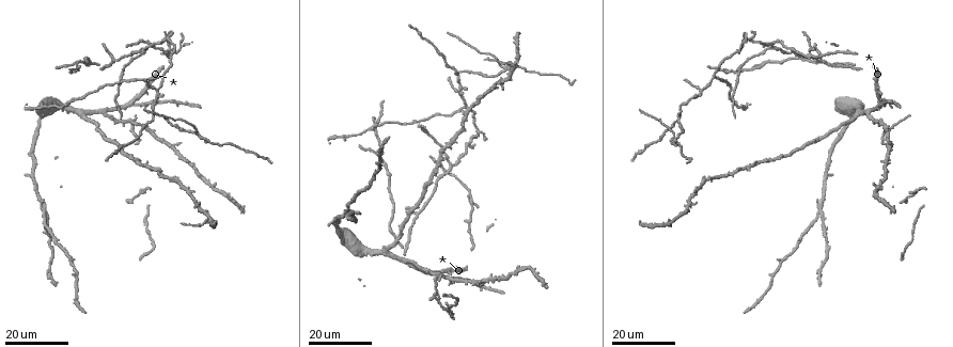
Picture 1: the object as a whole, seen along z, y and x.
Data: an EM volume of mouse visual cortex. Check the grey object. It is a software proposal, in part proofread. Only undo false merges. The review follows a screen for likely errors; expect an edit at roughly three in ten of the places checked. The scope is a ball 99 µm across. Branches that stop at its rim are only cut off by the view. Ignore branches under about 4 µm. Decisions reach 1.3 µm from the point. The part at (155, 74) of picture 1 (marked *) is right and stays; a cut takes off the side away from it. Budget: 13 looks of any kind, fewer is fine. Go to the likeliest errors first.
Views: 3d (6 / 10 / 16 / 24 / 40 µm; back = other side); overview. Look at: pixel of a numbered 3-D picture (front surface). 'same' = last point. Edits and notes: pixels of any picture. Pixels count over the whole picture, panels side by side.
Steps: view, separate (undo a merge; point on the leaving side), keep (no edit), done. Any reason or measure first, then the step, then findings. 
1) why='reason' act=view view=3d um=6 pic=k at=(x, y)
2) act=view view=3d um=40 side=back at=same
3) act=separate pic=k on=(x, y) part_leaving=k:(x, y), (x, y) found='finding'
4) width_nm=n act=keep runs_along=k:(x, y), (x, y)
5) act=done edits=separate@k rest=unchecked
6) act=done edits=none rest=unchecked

why='branch point' act=view view=3d um=24 pic=1 at=(701, 94)

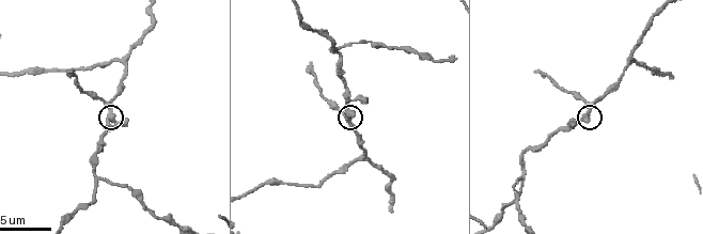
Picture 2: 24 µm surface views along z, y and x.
act=view view=3d um=10 pic=2 at=(110, 107)

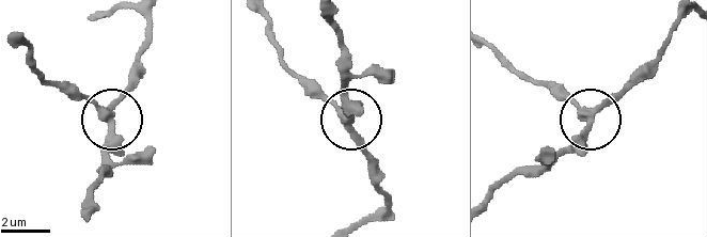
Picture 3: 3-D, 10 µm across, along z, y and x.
act=keep found='one neuron here'

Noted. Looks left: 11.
why='thin arm on a thick one' act=view view=3d um=16 pic=1 at=(512, 66)

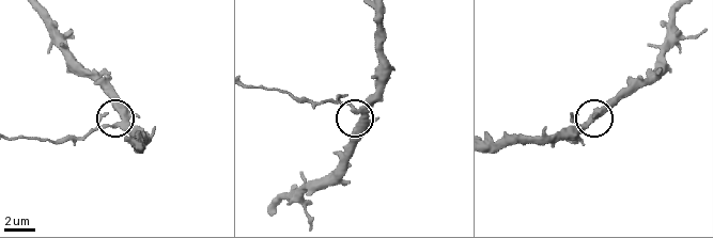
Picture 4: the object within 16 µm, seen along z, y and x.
act=view view=3d um=10 pic=4 at=(120, 126)

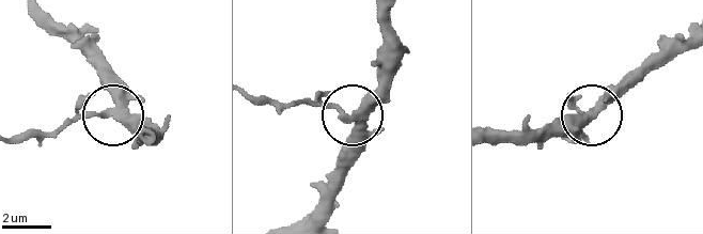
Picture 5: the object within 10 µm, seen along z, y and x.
width_nm=340 act=keep runs_along=5:(308, 216), (347, 142), (350, 118), (298, 99) found='all the same neuron'

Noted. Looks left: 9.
why='branch point' act=view view=3d um=16 pic=1 at=(478, 132)

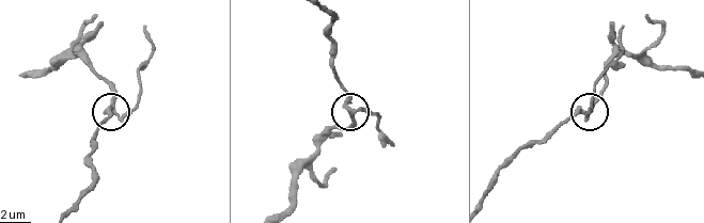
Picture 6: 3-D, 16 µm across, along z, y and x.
why='closer look' act=view view=3d um=10 pic=6 at=(349, 108)

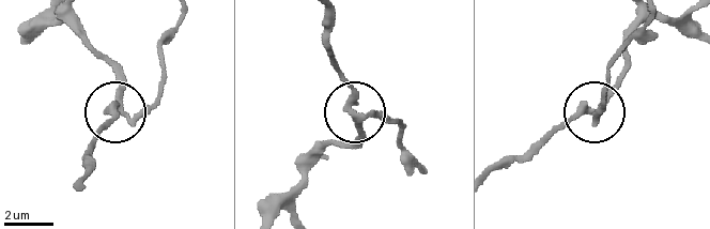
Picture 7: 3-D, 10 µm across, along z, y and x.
act=separate pic=7 on=(158, 98) part_leaving=7:(136, 119), (158, 90), (160, 47), (183, 11) found='a second neuron is stuck on'

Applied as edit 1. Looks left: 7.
act=view view=overview

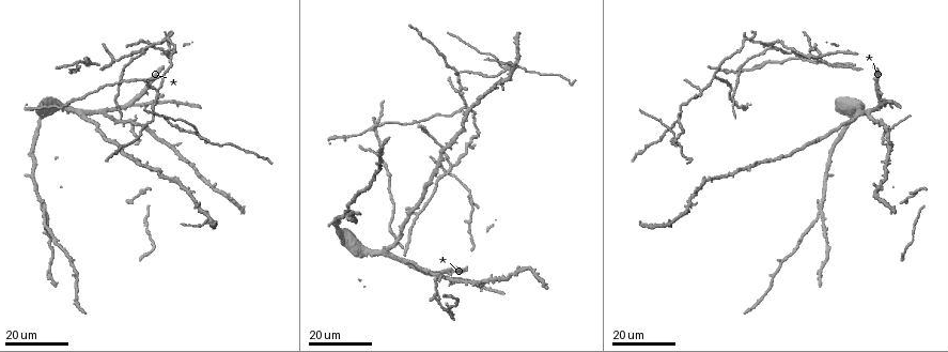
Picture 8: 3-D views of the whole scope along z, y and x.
why='a fork' act=view view=3d um=16 pic=8 at=(809, 47)

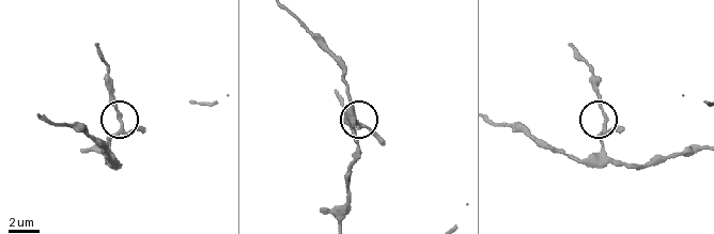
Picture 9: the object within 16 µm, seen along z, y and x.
act=view view=3d um=10 pic=9 at=(604, 131)

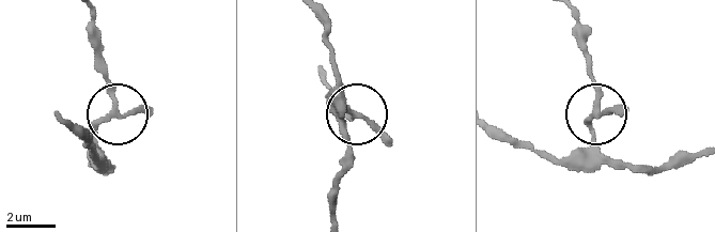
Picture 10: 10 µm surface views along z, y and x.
arms=3 act=keep runs_along=10:(696, 152), (659, 165), (610, 158), (592, 134), (592, 56) found='one neuron here'

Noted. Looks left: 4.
why='branch point' act=view view=3d um=6 pic=2 at=(101, 179)

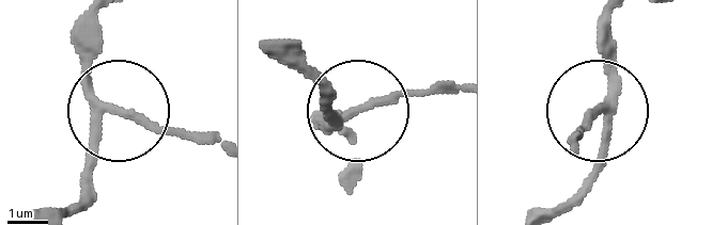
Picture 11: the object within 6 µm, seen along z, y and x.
width_nm=200 act=keep found='one neuron here'

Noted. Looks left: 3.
why='small branch off a trunk' act=view view=3d um=16 pic=8 at=(149, 45)

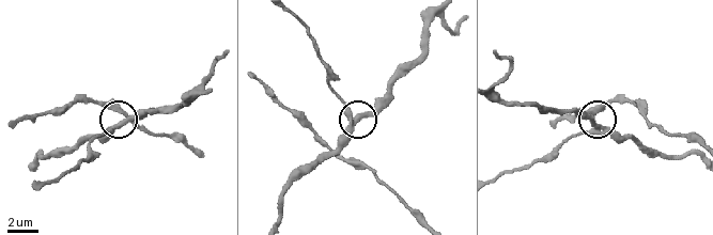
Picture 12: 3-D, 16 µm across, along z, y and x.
act=view view=3d um=6 pic=12 at=(594, 125)

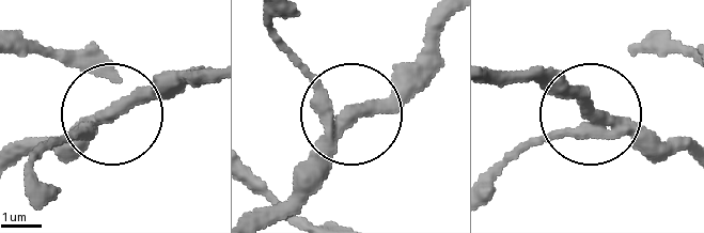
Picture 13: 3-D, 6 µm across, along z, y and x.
side_arm_um=35 arms=3 act=keep found='all the same neuron'

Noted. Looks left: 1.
act=done edits=separate@7 rest=unchecked

